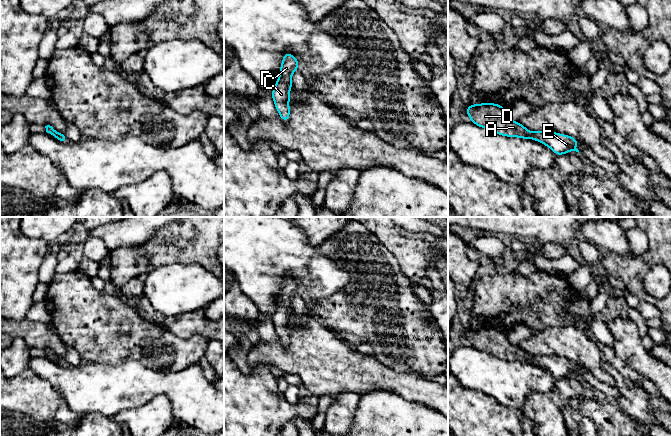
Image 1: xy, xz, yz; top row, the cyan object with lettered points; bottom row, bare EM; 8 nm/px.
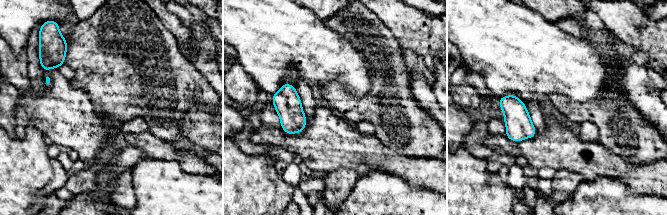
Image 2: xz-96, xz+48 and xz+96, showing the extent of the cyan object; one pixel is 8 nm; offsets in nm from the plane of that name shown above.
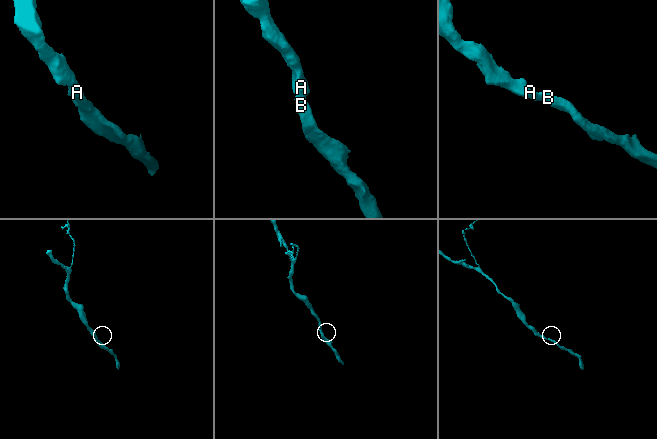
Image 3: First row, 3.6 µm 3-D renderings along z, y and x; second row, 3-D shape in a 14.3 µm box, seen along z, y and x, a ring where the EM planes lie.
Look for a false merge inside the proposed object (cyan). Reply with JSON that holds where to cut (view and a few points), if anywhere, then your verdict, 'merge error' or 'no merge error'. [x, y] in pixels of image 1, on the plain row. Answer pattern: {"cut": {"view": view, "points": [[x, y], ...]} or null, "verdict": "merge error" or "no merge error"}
{"cut": null, "verdict": "no merge error"}

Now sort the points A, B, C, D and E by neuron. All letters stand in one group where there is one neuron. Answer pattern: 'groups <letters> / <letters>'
groups A B C D E

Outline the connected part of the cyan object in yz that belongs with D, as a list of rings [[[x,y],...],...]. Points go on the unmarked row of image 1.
[[[495,327],[470,328],[466,337],[472,347],[481,352],[507,361],[519,361],[522,363],[535,363],[551,372],[554,378],[568,378],[570,374],[579,377],[576,368],[580,365],[574,361],[558,358],[554,355],[528,355],[524,349],[510,343],[506,333]]]

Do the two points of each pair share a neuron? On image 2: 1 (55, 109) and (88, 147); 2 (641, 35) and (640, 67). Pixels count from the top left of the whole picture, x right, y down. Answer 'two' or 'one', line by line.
1: one
2: two

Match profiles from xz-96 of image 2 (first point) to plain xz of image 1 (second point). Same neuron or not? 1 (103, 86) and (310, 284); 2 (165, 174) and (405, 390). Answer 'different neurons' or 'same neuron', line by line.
1: different neurons
2: different neurons

